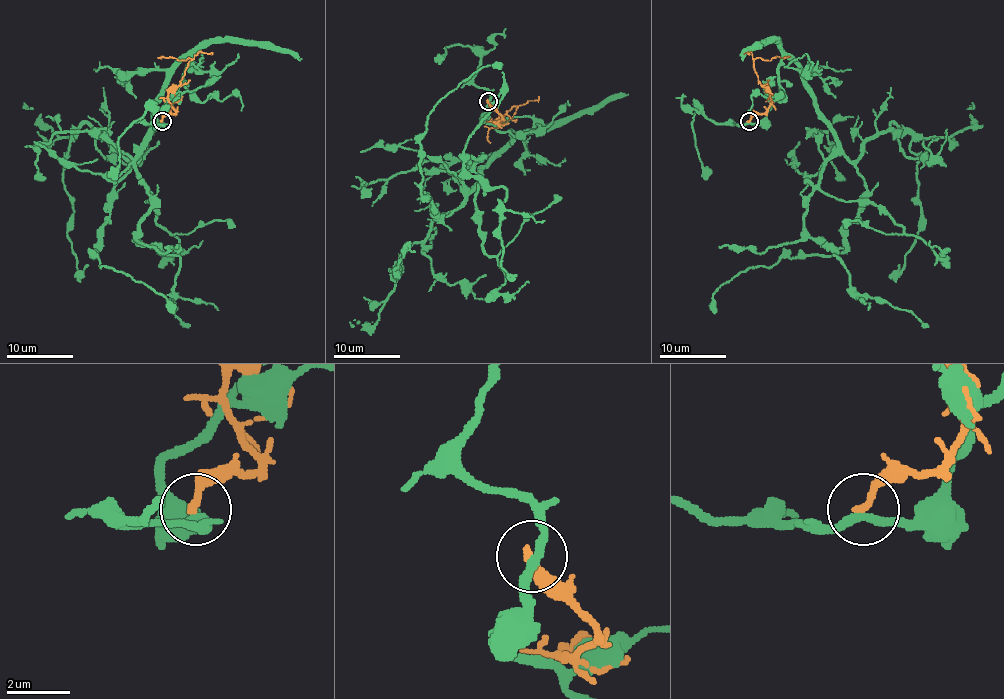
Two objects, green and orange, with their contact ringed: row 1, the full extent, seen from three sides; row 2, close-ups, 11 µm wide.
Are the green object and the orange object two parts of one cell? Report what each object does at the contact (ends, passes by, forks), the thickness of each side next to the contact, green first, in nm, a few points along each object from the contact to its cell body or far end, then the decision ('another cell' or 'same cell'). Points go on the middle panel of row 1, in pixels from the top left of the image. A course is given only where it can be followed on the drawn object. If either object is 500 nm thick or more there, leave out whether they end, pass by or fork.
green passes by; orange ends; calibres 240 and 240 nm; course green (488, 101), (481, 119), (519, 136), (441, 219), (421, 192), (419, 137), (429, 111), (466, 79), (499, 68); course orange (488, 101), (501, 116), (494, 122), (514, 106), (518, 107), (503, 124), (488, 131), (491, 142); another cell

